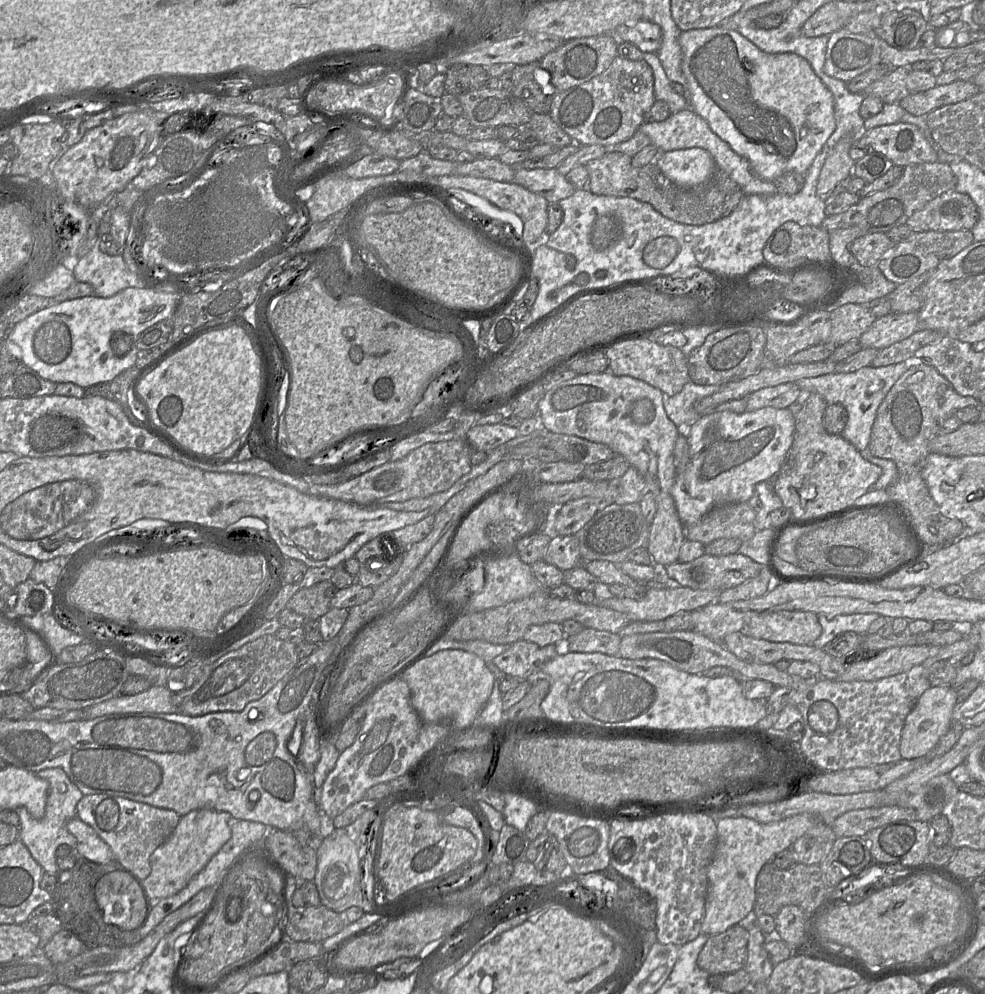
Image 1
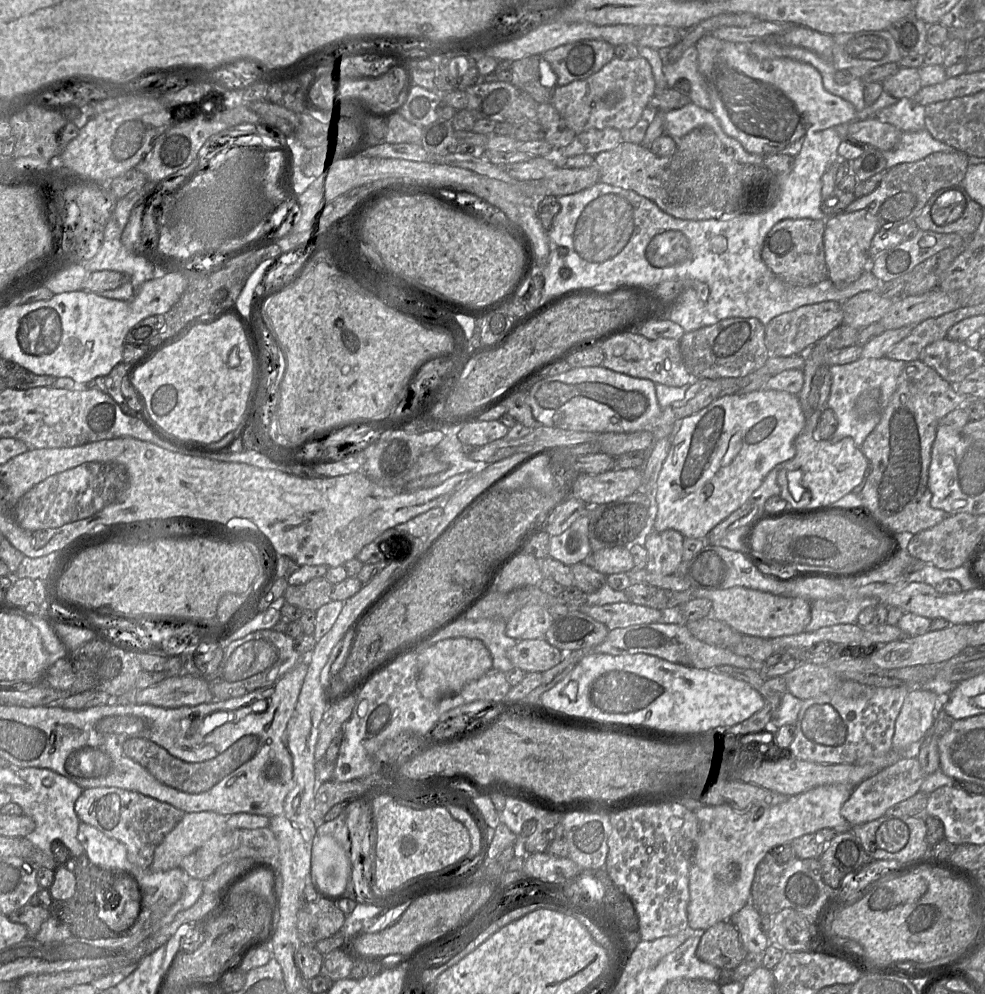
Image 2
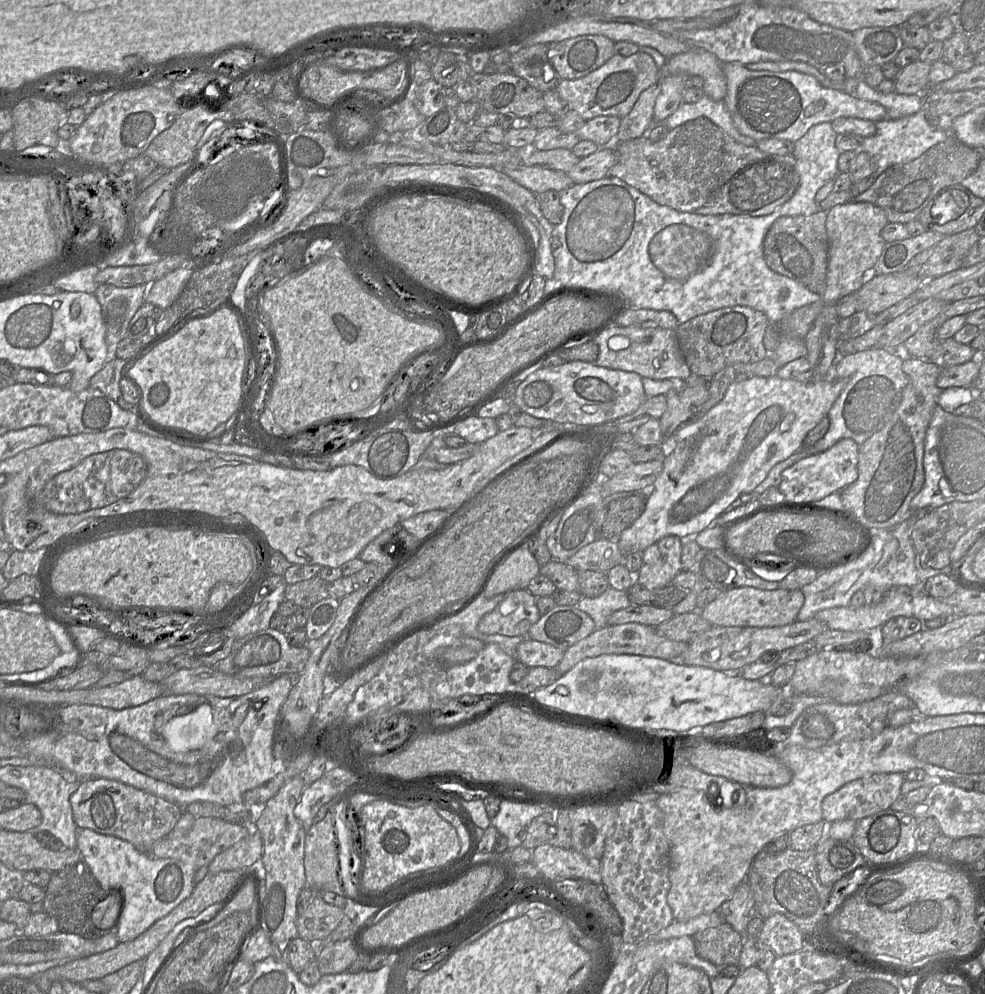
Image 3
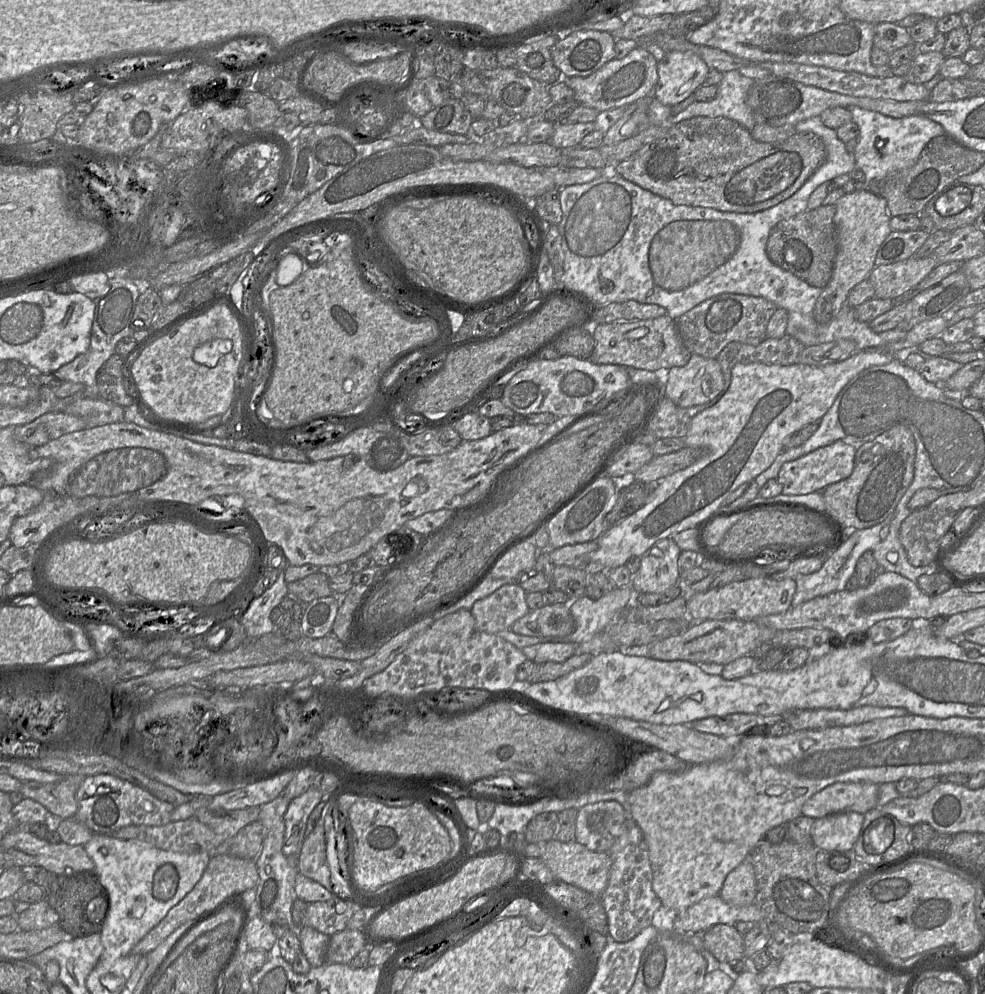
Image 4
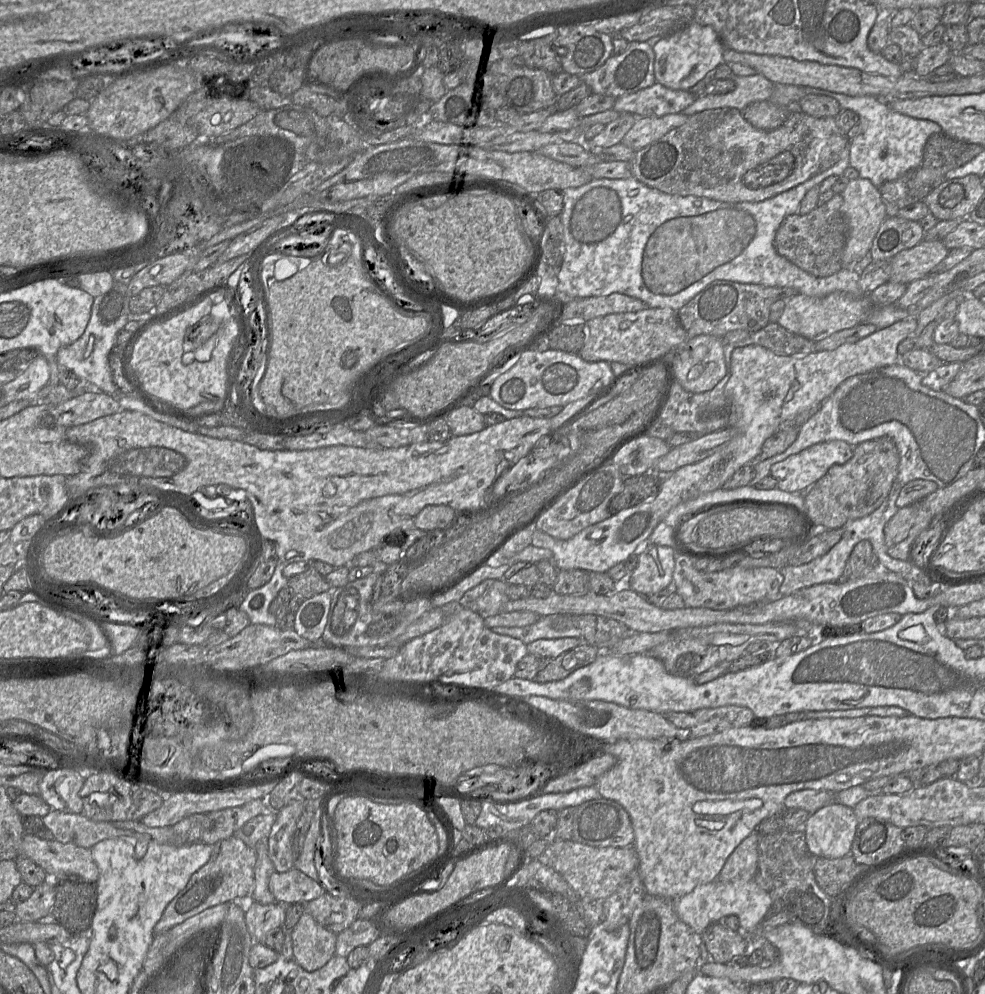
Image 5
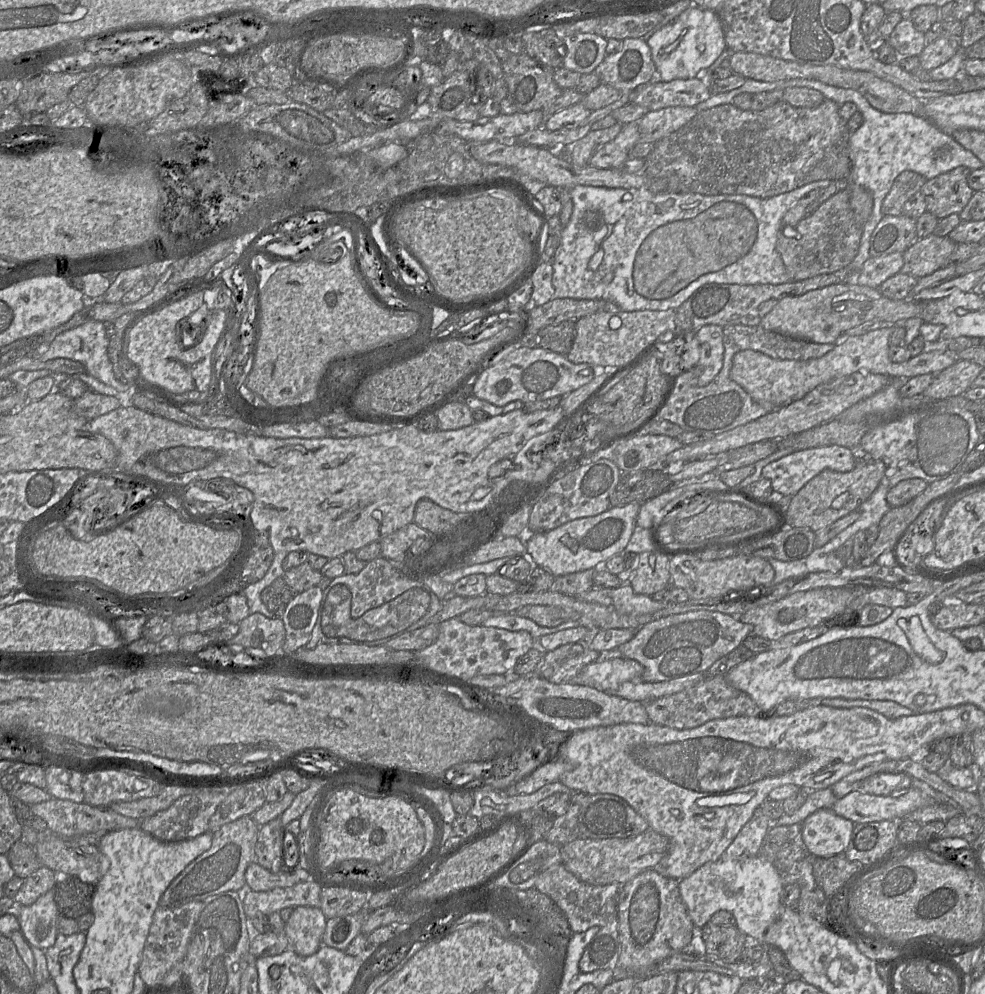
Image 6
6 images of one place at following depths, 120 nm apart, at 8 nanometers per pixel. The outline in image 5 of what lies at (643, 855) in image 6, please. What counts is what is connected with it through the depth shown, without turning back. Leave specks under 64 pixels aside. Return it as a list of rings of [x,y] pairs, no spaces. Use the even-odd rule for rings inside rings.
[[[550,839],[542,860],[560,873],[571,888],[581,897],[606,899],[611,896],[633,870],[638,869],[639,859],[630,847],[593,847],[574,840]]]

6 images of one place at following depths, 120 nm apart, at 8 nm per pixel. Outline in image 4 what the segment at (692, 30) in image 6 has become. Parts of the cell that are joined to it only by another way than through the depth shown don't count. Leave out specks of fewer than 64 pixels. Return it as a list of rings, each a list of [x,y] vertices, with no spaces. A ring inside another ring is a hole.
[[[670,52],[658,62],[658,81],[653,96],[662,104],[674,106],[704,84],[710,68],[691,52]]]

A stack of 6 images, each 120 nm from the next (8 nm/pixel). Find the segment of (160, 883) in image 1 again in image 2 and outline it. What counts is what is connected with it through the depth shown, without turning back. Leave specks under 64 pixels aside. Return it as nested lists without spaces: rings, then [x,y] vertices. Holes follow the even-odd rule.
[[[214,812],[185,813],[156,847],[150,870],[165,872],[178,868],[184,857],[196,851],[221,829],[224,829],[224,818]]]

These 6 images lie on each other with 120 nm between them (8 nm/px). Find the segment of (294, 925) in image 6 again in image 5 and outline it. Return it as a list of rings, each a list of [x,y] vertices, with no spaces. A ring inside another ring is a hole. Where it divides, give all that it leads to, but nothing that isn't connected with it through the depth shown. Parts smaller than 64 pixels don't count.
[[[304,912],[291,931],[294,961],[306,971],[322,968],[335,955],[337,934]]]

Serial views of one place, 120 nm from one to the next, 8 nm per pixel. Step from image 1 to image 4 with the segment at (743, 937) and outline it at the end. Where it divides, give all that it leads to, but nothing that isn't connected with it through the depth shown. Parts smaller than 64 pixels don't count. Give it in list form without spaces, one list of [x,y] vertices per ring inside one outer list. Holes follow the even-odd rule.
[[[716,924],[701,934],[704,948],[723,964],[745,960],[743,935],[734,925]]]

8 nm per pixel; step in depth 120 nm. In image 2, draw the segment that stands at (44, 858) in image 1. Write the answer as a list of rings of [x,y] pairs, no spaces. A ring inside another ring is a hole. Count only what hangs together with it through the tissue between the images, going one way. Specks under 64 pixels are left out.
[[[28,767],[15,770],[26,785],[8,785],[4,792],[11,796],[11,802],[22,808],[23,814],[31,817],[36,823],[36,828],[26,838],[47,855],[52,855],[50,846],[54,840],[61,841],[69,849],[71,856],[83,855],[84,848],[77,838],[81,822],[74,810],[75,802],[83,789],[50,769]]]

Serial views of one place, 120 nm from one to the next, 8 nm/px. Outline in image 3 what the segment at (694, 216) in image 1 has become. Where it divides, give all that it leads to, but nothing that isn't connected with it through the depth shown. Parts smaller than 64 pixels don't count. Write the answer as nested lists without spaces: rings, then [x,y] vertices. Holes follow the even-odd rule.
[[[698,117],[696,119],[687,121],[667,132],[665,137],[658,141],[650,141],[646,136],[641,136],[632,140],[627,140],[620,143],[608,145],[615,149],[617,154],[617,162],[612,166],[609,175],[620,178],[628,185],[636,188],[643,194],[650,197],[652,200],[660,205],[668,206],[680,212],[690,212],[702,215],[722,215],[733,214],[741,216],[764,216],[772,213],[778,207],[788,201],[795,193],[799,186],[800,176],[797,169],[797,162],[793,154],[789,155],[774,155],[762,152],[756,146],[746,146],[725,133],[721,128],[714,124],[706,117]]]

